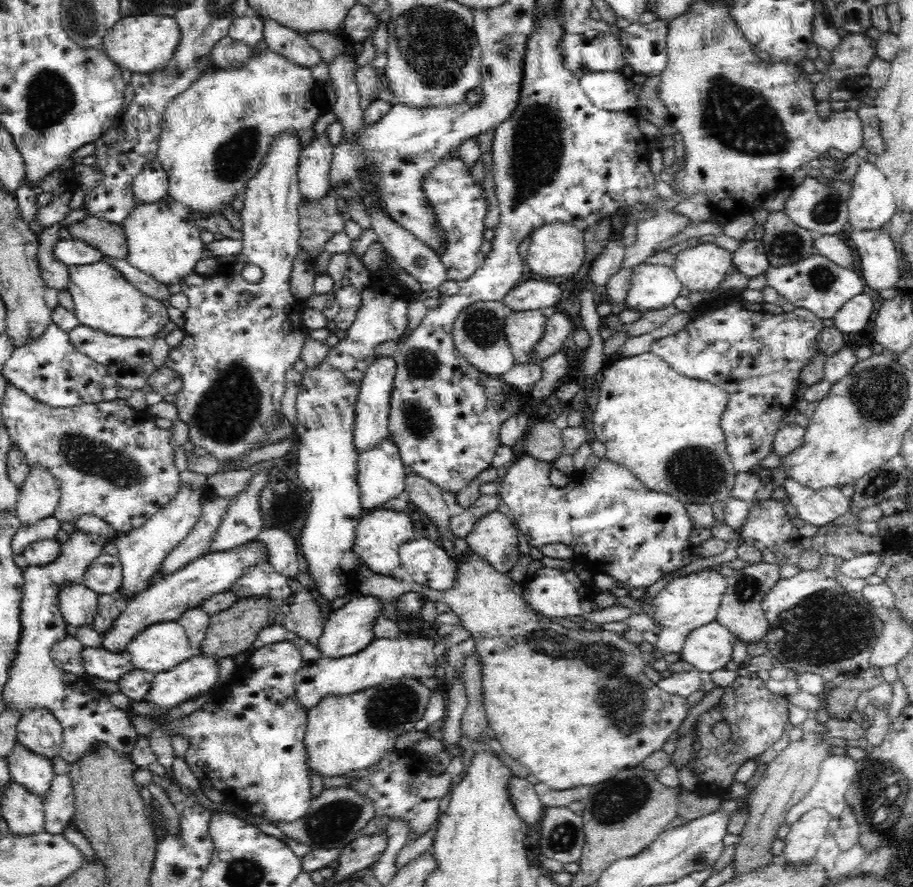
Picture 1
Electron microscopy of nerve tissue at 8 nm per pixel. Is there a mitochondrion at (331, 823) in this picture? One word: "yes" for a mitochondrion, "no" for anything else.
yes

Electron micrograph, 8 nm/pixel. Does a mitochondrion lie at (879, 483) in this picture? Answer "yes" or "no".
yes

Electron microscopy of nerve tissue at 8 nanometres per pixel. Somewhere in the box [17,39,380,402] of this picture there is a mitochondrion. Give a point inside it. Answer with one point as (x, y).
(50, 98)

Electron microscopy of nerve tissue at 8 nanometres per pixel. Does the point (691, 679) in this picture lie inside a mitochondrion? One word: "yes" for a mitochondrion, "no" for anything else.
no

